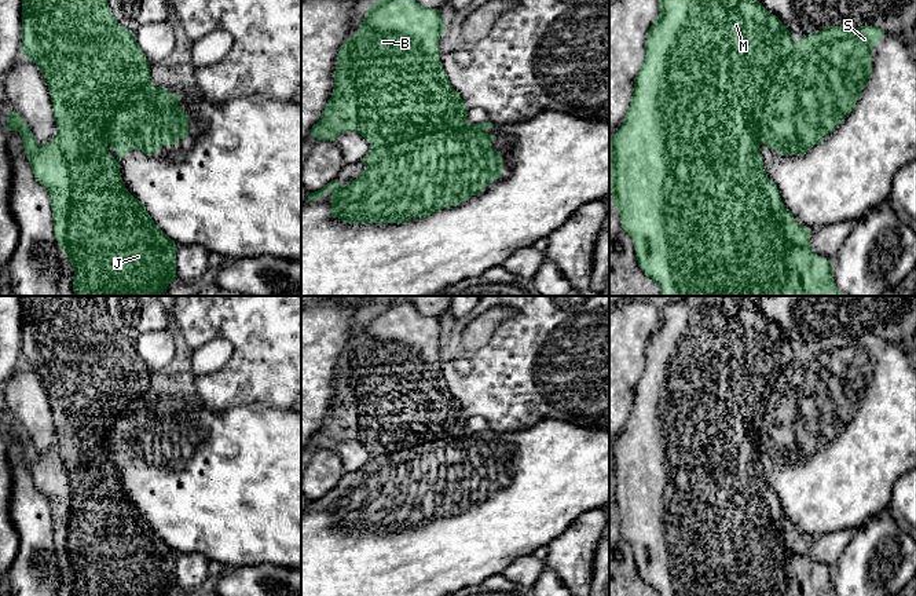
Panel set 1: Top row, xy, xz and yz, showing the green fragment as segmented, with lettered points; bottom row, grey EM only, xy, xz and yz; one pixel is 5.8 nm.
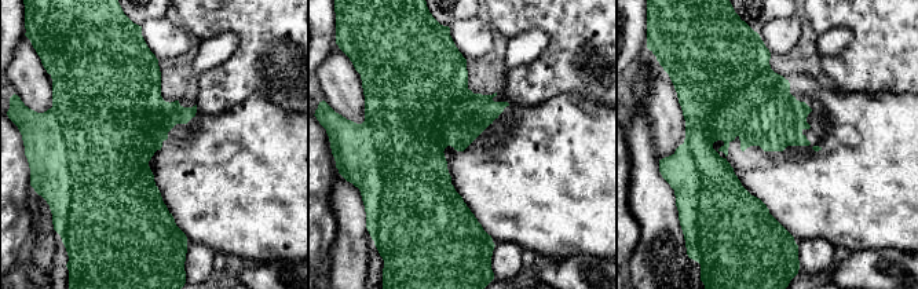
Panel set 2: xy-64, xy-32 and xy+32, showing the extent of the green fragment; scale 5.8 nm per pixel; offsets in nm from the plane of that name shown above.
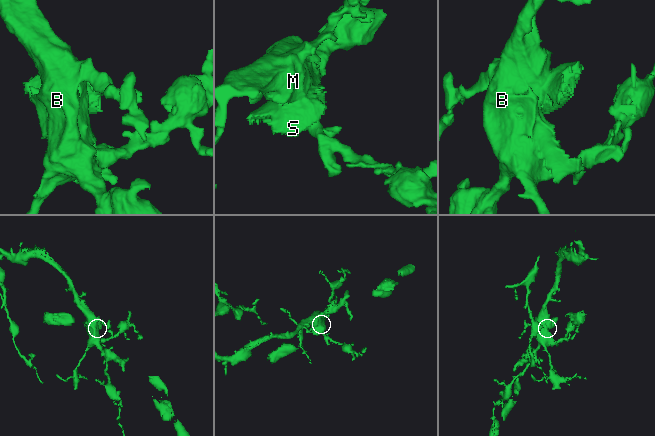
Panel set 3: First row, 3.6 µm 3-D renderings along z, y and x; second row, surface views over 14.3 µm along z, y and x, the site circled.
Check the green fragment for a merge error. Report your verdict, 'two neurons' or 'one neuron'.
two neurons

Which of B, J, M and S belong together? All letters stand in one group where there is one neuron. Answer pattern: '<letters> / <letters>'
B J M / S

